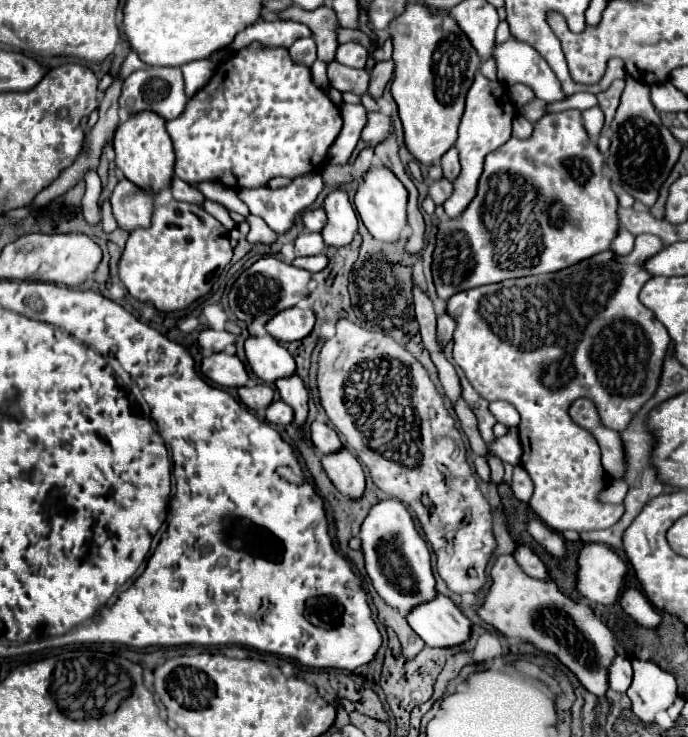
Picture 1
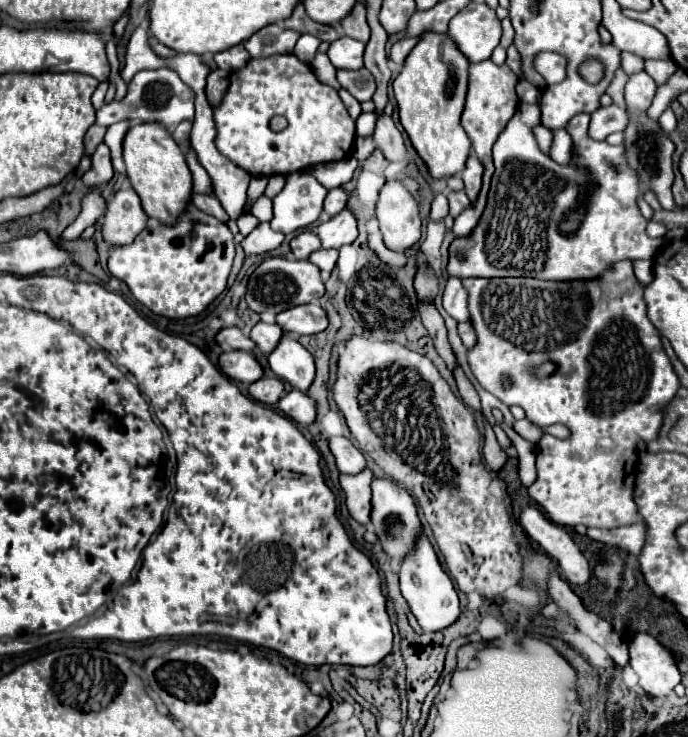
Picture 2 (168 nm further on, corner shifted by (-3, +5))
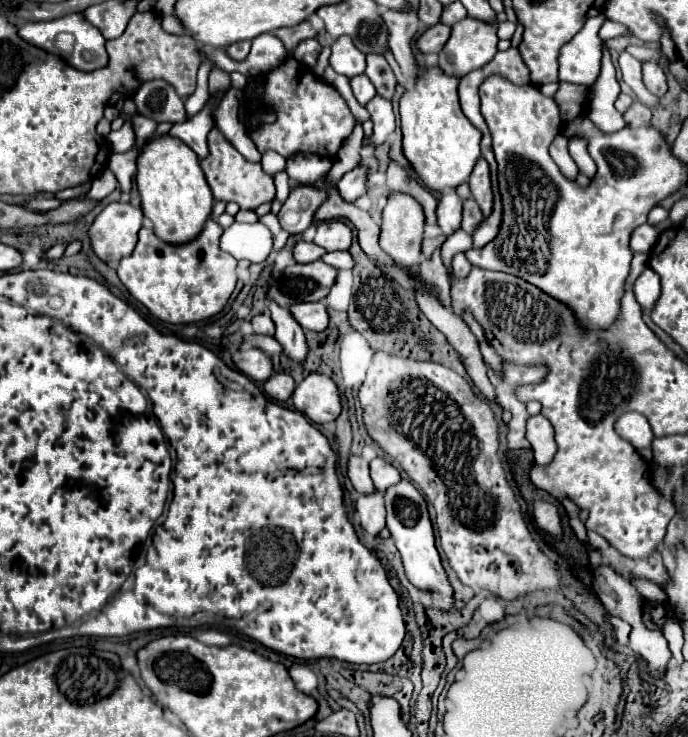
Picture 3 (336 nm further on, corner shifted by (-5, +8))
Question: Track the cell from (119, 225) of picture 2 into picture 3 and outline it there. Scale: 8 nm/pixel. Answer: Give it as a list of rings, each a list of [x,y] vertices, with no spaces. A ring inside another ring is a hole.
[[[129,200],[111,202],[95,218],[89,230],[93,252],[115,268],[123,256],[133,252],[141,226],[143,212],[139,206],[133,206]]]

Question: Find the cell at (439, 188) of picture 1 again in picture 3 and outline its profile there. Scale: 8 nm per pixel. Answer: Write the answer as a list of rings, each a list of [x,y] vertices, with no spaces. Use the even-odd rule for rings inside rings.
[[[467,198],[467,200],[463,200],[463,220],[461,220],[461,228],[465,230],[465,232],[473,232],[475,230],[475,226],[483,220],[483,214],[481,214],[481,210],[479,210],[479,206],[475,204],[475,200],[471,202],[473,198]]]

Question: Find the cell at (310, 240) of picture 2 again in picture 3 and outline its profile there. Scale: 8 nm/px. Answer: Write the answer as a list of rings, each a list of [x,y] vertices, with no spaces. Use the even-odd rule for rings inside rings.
[[[299,240],[299,242],[295,244],[295,250],[293,250],[295,260],[301,262],[301,264],[315,262],[315,260],[319,260],[323,254],[325,254],[325,248],[317,246],[315,242],[305,242],[305,240]]]

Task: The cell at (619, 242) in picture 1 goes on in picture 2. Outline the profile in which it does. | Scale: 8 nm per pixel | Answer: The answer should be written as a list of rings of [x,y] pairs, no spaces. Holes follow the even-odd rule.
[[[635,261],[635,275],[643,287],[653,281],[653,263],[651,261]]]

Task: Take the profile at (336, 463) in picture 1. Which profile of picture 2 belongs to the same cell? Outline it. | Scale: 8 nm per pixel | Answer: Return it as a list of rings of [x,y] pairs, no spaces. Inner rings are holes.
[[[365,469],[359,475],[341,475],[341,487],[347,495],[347,509],[349,515],[361,523],[361,525],[369,525],[371,523],[371,479],[373,473],[369,469]]]

